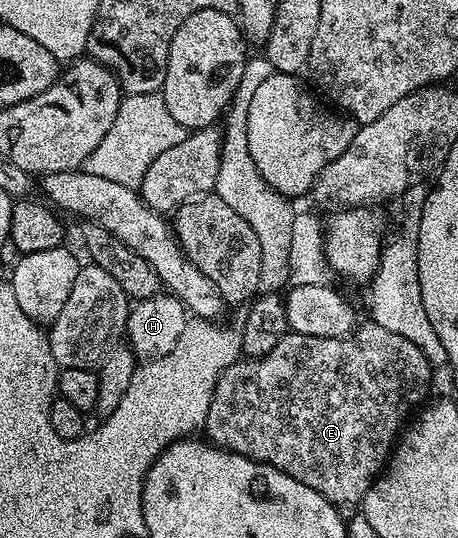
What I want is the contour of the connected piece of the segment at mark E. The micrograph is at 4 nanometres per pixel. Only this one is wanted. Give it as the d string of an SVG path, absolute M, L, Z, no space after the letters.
M375 324L367 325L361 325L347 338L323 338L289 332L282 336L282 340L278 340L278 344L274 344L271 352L266 352L266 356L244 358L230 368L226 368L216 382L208 415L202 427L203 433L208 433L207 441L222 450L232 450L236 454L253 458L255 462L268 462L274 468L294 476L294 480L306 484L306 488L314 488L314 492L318 492L326 501L337 507L345 508L344 506L352 506L355 502L356 505L363 503L366 492L385 469L398 441L398 435L405 425L404 417L408 413L411 415L425 401L423 398L427 396L428 389L432 386L432 373L434 373L432 363L426 360L426 356L422 356L422 348L418 348L418 344L410 344L410 340L406 340L406 336L398 336L398 332L390 332L387 328Z

